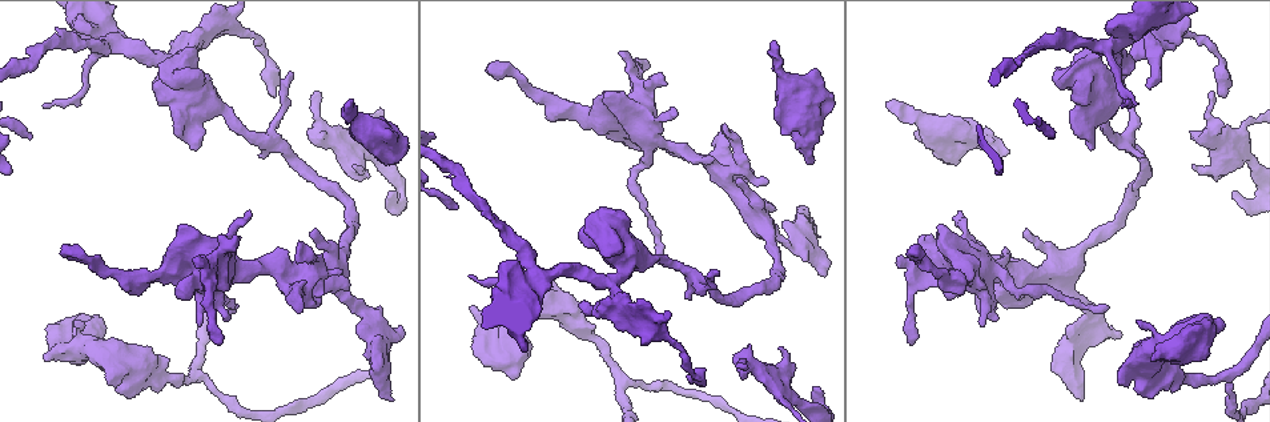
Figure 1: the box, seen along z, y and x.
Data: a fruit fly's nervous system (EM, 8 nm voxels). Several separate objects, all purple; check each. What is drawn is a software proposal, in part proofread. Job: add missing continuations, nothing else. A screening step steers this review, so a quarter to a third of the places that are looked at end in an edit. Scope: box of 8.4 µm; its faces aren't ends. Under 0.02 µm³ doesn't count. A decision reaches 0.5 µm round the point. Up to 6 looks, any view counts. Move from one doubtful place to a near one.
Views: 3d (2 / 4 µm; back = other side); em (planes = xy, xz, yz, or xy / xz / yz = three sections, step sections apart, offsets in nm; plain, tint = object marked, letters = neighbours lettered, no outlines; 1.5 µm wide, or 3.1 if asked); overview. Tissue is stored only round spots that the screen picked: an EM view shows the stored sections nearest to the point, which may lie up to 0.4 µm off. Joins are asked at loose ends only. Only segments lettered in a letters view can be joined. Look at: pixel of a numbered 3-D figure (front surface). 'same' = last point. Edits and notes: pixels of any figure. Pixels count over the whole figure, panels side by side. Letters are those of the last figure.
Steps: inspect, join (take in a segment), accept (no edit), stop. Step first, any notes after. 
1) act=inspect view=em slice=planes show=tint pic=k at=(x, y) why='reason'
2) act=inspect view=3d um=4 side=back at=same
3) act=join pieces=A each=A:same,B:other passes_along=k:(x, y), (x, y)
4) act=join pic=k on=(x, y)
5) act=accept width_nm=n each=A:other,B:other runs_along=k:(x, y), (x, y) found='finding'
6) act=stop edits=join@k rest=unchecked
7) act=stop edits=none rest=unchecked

act=inspect view=em slice=planes show=letters pic=1 at=(1153, 358) why='branch stops here'

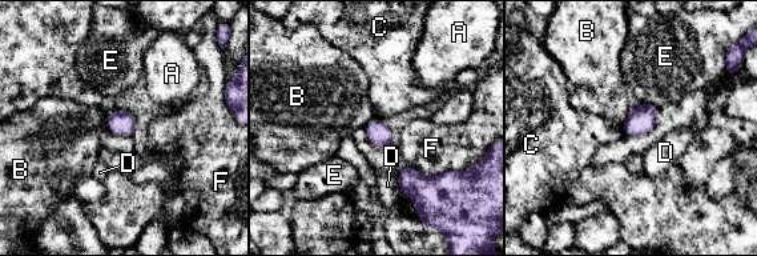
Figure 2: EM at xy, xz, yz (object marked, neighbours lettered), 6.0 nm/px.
act=accept each=A:other,B:other,C:other,D:other,E:other,F:other border=2:(631, 111), (621, 127) found='no lettered segment goes on from it'

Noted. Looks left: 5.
act=inspect view=3d um=4 pic=1 at=(471, 274) why='free end'

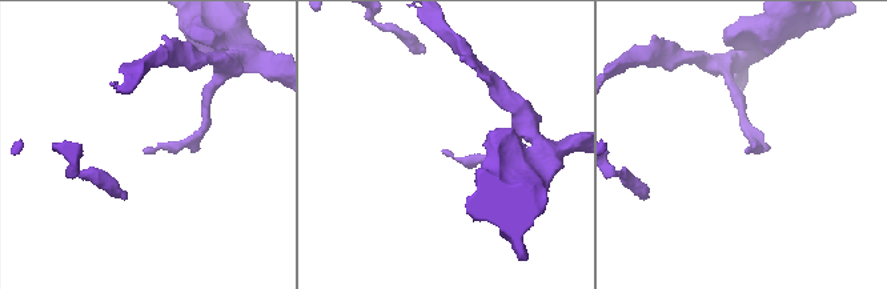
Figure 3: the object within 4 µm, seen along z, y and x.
act=inspect view=em slice=xz step=8 show=letters pic=3 at=(146, 152)

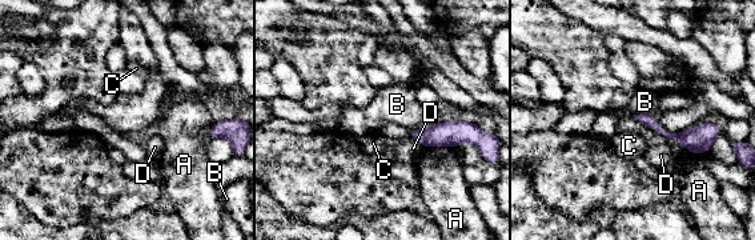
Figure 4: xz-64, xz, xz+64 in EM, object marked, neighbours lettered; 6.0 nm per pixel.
act=inspect view=em slice=planes show=letters at=same

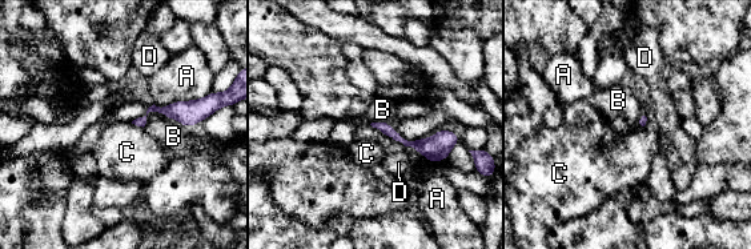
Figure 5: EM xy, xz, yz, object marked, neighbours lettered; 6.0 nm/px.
act=accept each=A:other,B:other,C:other,D:other found='no lettered segment goes on from it'

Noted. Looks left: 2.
act=inspect view=em slice=planes show=letters pic=1 at=(660, 76)

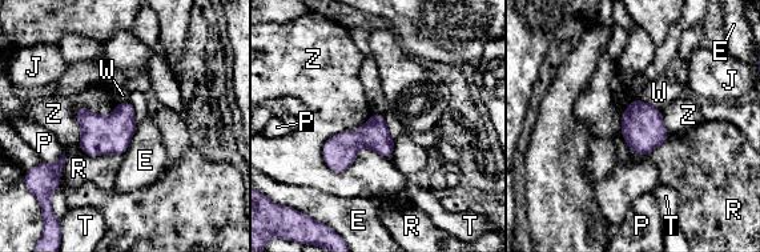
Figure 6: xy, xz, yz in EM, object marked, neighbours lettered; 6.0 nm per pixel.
act=accept each=E:other,J:other,P:other,R:other,T:other,W:other,Z:other border=6:(321, 150), (390, 159) found='none of them fits'

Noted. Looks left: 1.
act=stop edits=none rest=unchecked

